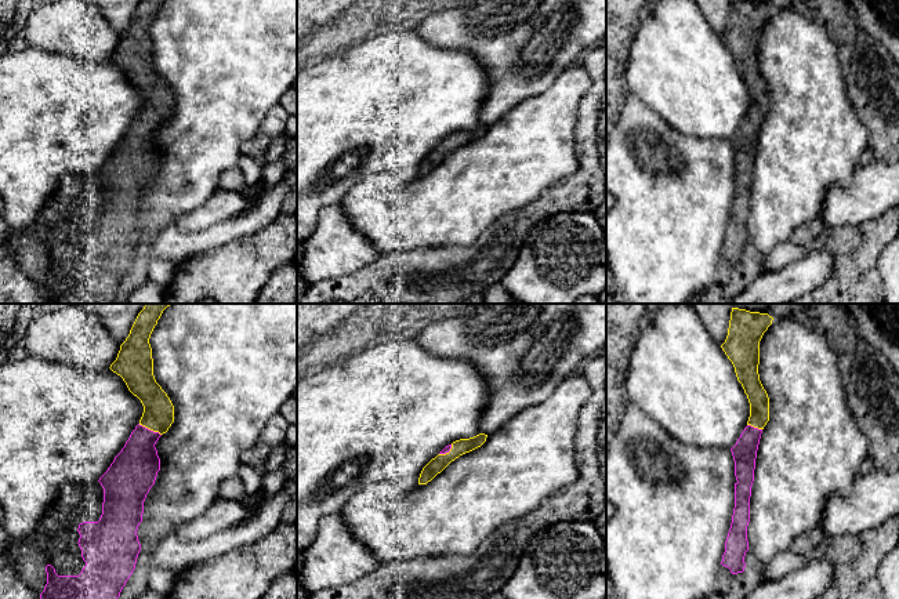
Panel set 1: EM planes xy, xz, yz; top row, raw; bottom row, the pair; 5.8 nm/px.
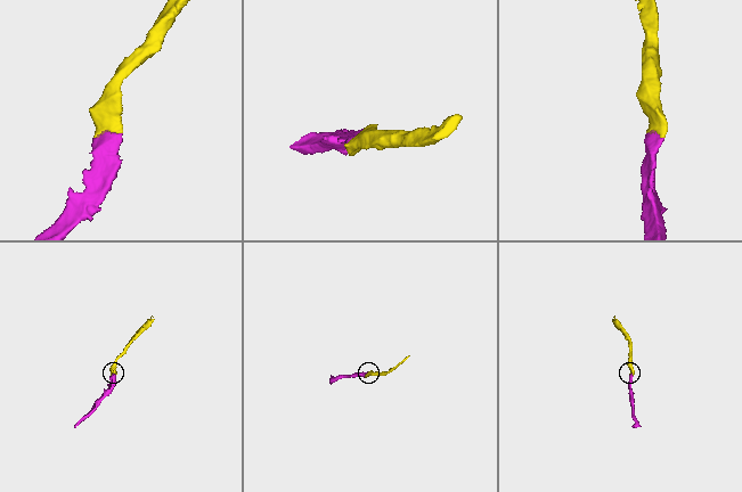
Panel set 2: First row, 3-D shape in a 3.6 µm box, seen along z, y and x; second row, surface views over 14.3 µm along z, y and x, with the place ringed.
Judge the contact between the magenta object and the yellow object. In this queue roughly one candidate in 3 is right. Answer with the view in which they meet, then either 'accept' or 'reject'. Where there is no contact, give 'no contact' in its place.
meets magenta in xy; accept

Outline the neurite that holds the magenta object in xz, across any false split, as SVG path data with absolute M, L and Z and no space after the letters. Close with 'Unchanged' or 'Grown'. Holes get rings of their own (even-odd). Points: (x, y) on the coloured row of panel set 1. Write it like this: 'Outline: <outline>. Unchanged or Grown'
Outline: M479 433L470 439L460 439L446 446L435 458L432 458L421 471L418 484L427 484L441 473L452 461L460 455L481 447L487 435Z. Grown

